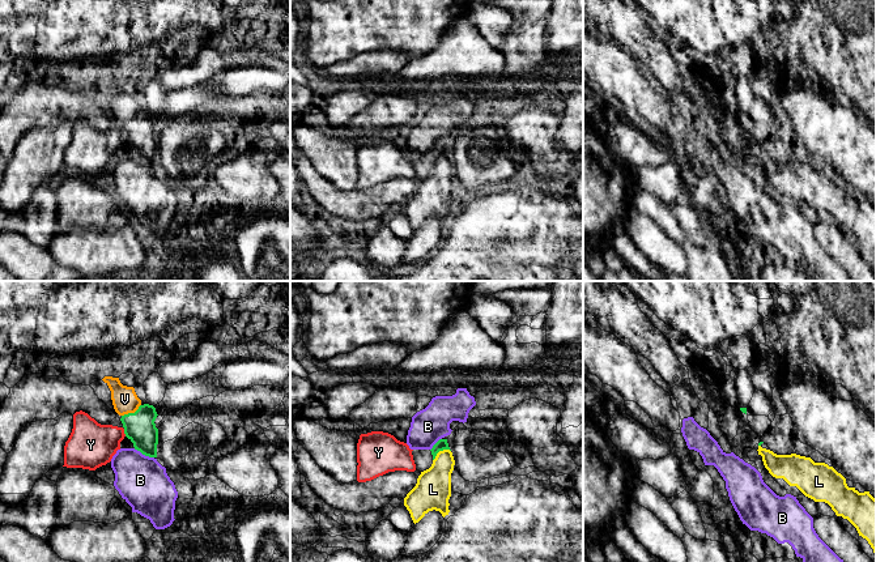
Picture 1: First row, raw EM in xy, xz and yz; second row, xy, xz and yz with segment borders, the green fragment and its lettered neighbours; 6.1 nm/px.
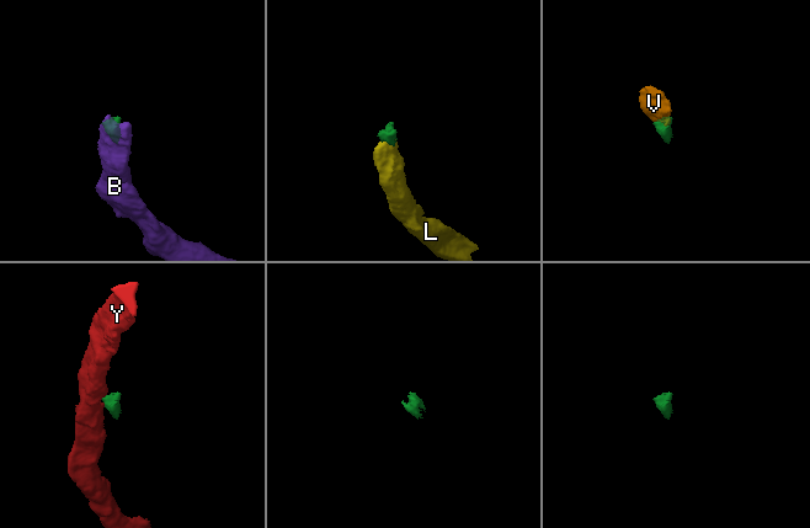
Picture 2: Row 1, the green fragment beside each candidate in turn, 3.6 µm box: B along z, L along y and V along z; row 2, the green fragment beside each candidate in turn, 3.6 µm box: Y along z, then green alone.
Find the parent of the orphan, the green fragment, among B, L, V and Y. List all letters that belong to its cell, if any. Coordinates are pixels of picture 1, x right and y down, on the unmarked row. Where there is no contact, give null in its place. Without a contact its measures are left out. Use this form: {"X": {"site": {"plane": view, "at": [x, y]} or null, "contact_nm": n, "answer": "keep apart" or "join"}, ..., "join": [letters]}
{"B": {"site": {"plane": "xy", "at": [144, 161]}, "contact_nm": 140, "answer": "keep apart"}, "L": {"site": {"plane": "xz", "at": [439, 157]}, "contact_nm": 130, "answer": "join"}, "V": {"site": {"plane": "xy", "at": [131, 120]}, "contact_nm": 140, "answer": "join"}, "Y": {"site": {"plane": "xy", "at": [124, 140]}, "contact_nm": 50, "answer": "keep apart"}, "join": ["L", "V"]}

